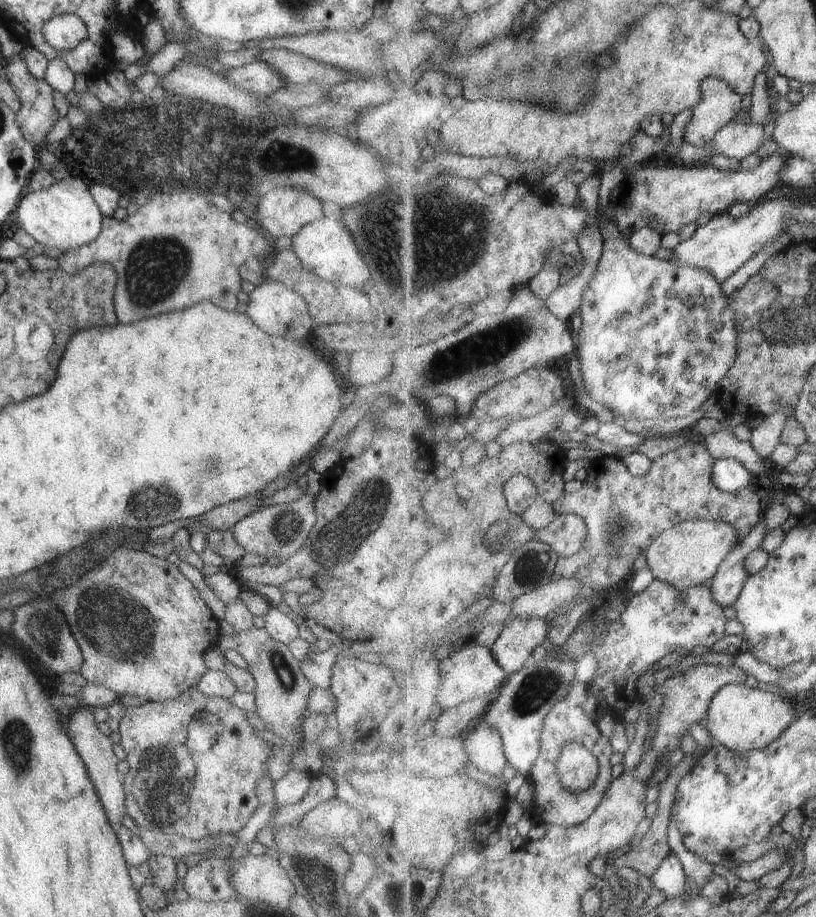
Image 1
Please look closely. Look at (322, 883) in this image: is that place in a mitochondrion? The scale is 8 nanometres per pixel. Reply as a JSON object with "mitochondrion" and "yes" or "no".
{"mitochondrion":"yes"}

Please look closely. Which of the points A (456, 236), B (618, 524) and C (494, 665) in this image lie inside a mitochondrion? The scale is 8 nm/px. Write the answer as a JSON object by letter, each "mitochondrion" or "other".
{"A":"mitochondrion","B":"mitochondrion","C":"other"}

